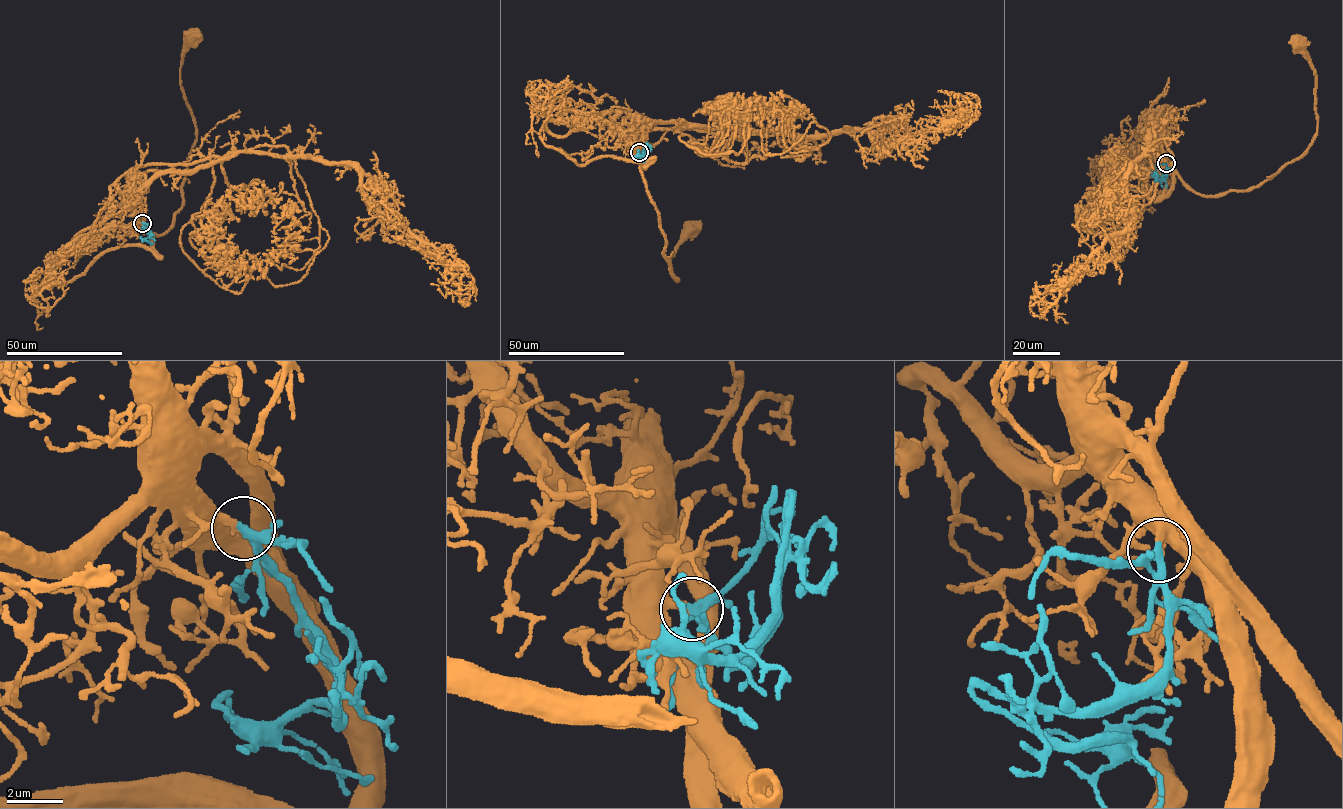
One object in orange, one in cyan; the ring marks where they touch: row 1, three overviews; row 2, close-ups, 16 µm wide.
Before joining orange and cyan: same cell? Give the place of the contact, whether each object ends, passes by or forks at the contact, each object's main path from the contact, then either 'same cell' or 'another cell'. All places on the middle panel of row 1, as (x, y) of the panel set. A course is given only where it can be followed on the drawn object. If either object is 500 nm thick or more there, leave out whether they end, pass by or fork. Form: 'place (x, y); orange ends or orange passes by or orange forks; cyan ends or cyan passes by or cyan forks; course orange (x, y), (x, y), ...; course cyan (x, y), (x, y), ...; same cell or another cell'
place (639, 152); orange ends; cyan forks; course orange (639, 153), (638, 166), (675, 280), (671, 256), (681, 235), (691, 228); course cyan (639, 153), (642, 157), (647, 147), (646, 154), (640, 156), (646, 160); same cell

